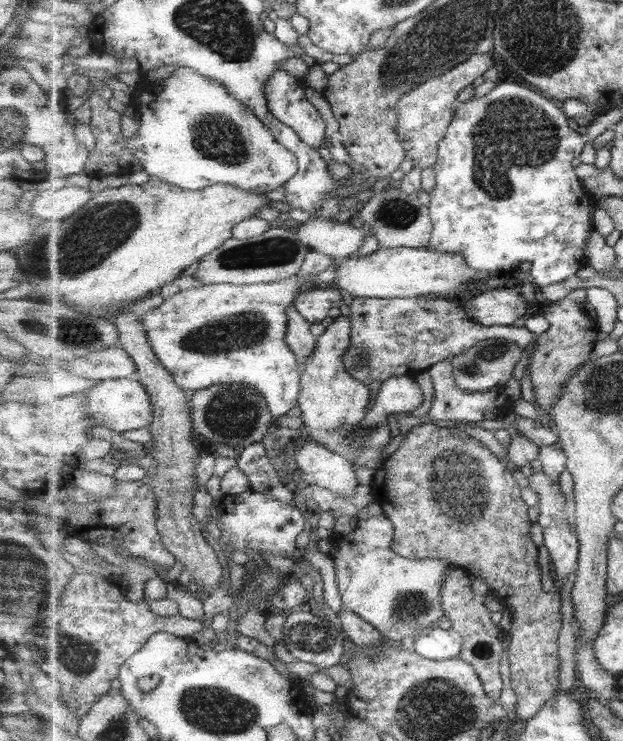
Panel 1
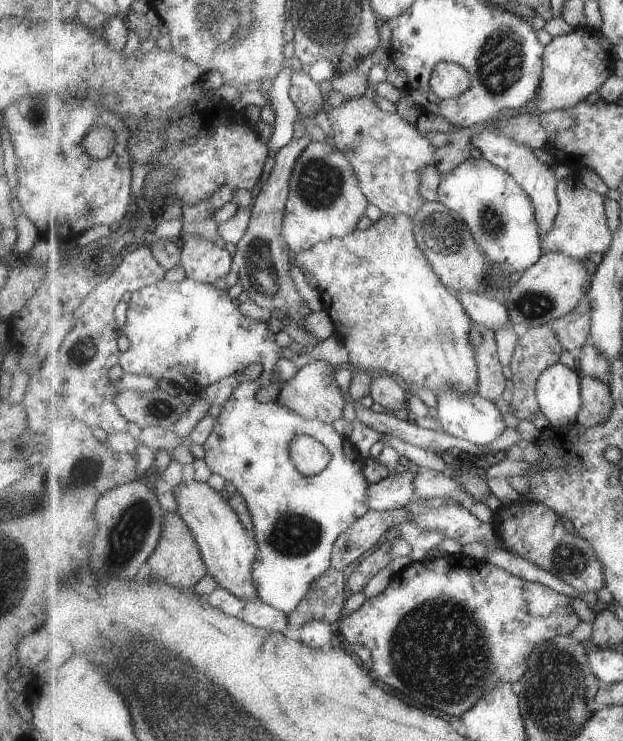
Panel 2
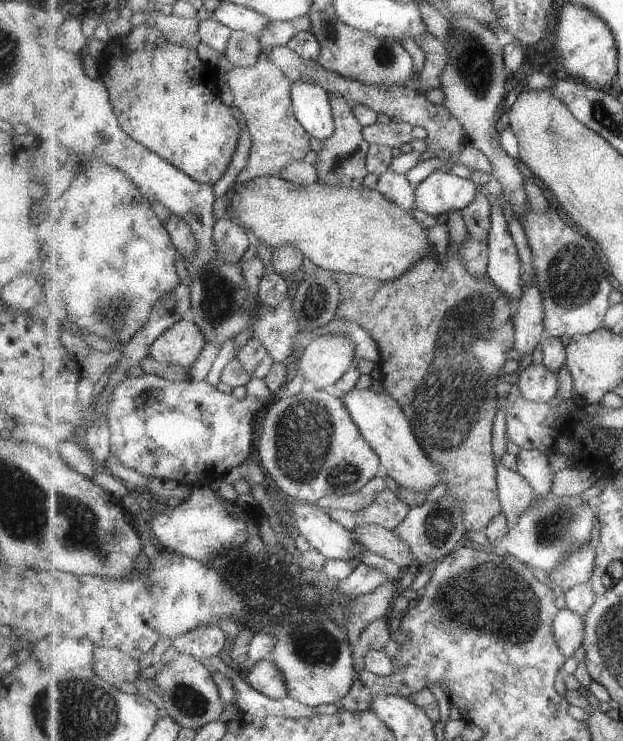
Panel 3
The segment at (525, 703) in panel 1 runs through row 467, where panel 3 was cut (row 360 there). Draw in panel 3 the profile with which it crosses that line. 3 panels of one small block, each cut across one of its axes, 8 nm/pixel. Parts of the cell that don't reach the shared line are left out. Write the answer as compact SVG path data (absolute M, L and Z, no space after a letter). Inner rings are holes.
M450 212L447 222L448 241L456 246L455 254L447 252L443 258L435 251L437 256L421 260L407 274L391 282L335 273L335 280L341 286L341 304L335 318L351 320L373 333L381 350L379 368L385 392L404 408L427 456L433 460L433 464L443 468L441 480L453 491L453 496L465 504L465 528L481 531L496 516L503 514L498 466L493 452L493 422L500 407L495 386L502 380L501 368L507 361L505 353L513 349L515 344L514 301L493 284L489 274L485 278L477 278L463 266L459 252L465 240L472 237L463 223L463 212Z

